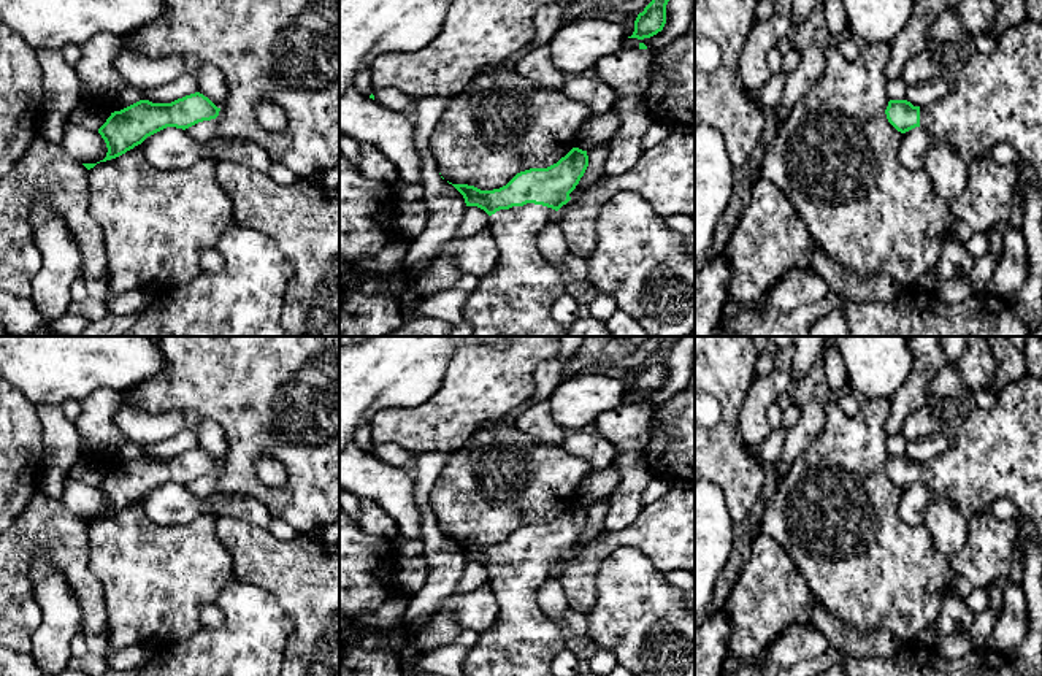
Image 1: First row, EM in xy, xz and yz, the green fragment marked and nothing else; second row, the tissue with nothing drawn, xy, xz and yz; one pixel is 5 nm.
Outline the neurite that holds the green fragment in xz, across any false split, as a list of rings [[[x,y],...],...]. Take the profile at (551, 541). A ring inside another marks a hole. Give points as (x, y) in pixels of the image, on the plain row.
[[[573,503],[557,519],[520,527],[500,544],[481,546],[468,540],[452,540],[466,562],[477,562],[488,570],[488,584],[498,603],[496,622],[479,635],[463,662],[462,668],[468,676],[555,676],[552,662],[566,649],[566,632],[539,609],[536,595],[557,567],[571,555],[569,549],[587,522],[587,506]]]

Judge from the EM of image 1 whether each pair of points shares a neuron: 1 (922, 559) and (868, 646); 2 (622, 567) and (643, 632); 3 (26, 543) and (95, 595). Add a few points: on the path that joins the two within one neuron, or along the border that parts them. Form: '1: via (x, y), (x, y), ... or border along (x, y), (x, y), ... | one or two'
1: border along (841, 621), (866, 630), (888, 630), (907, 643) | two
2: via (627, 583), (638, 616) | one
3: via (45, 543), (78, 576) | one

